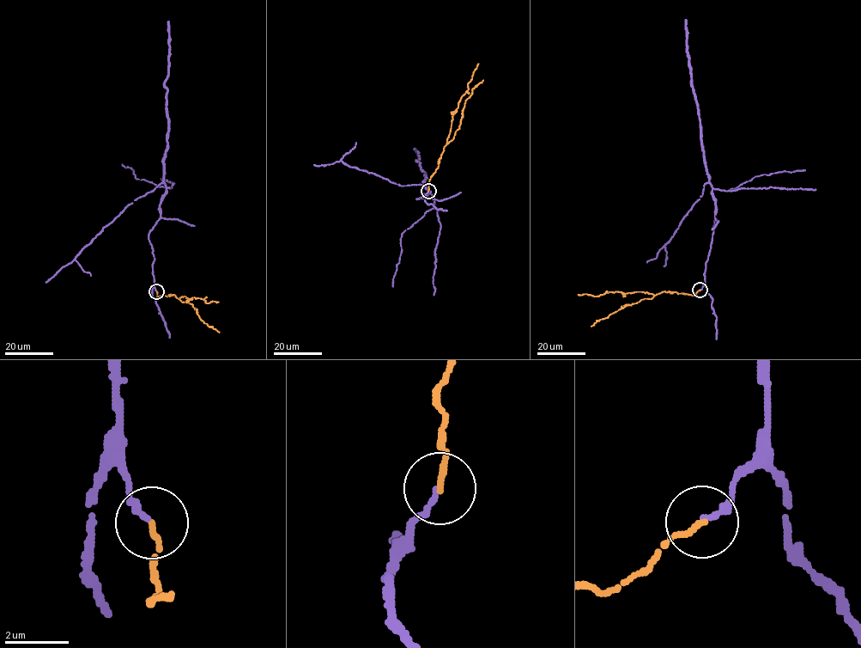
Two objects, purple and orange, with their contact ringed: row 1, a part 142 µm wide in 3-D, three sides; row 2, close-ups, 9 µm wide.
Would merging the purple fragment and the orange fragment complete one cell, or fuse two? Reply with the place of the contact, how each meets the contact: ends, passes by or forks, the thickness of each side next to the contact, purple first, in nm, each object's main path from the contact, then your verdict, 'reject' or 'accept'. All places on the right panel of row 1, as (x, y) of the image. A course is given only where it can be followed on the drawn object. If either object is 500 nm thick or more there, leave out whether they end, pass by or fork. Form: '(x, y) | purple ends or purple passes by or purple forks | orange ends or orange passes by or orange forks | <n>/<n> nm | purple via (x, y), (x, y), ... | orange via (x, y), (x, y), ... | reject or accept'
(700, 290) | purple ends | orange ends | 190/190 nm | purple via (700, 290), (705, 283), (706, 262), (713, 230), (715, 199), (702, 149), (700, 119), (690, 72), (685, 20) | orange via (700, 290), (692, 296), (663, 291), (655, 295), (641, 291), (610, 291), (597, 296), (578, 294) | accept

